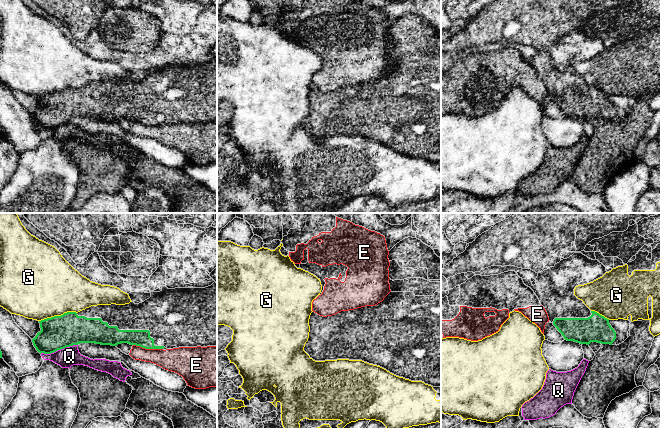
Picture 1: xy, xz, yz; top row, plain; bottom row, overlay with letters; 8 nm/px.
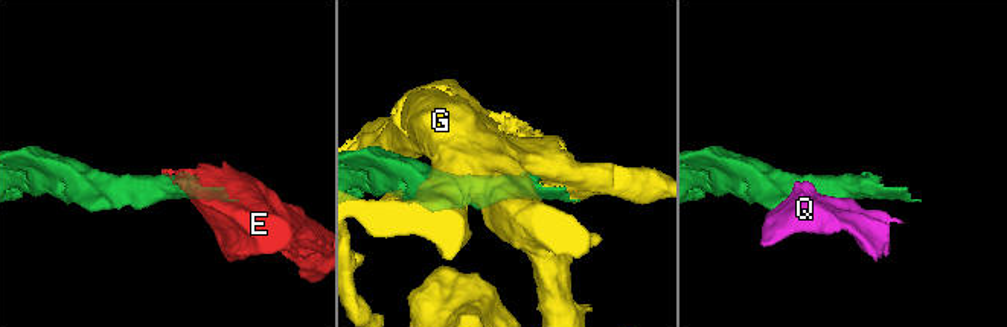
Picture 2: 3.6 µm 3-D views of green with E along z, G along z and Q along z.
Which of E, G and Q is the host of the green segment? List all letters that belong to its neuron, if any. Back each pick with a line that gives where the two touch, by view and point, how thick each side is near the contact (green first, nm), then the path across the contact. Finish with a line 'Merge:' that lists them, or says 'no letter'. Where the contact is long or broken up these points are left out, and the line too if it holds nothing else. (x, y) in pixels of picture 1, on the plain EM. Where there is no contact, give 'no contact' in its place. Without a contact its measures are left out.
Merge: no letter

